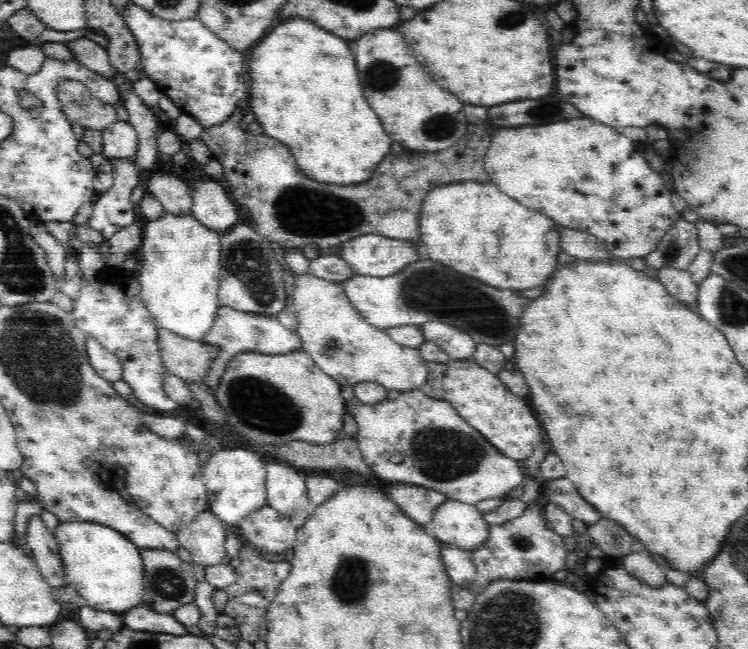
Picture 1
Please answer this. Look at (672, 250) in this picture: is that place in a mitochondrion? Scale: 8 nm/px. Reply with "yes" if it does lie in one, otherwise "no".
yes

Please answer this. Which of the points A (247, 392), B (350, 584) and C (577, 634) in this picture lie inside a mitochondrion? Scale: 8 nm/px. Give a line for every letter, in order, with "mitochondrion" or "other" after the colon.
A: mitochondrion
B: mitochondrion
C: other

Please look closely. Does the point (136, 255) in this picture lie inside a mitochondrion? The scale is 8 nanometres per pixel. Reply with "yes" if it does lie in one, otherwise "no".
no

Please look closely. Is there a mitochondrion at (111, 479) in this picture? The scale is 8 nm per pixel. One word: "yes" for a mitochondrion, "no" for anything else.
no

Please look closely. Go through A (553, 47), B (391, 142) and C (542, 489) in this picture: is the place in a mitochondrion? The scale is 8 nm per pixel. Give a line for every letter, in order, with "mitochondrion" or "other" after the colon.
A: other
B: other
C: other

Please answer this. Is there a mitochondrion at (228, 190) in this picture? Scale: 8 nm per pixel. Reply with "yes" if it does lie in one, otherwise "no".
no

